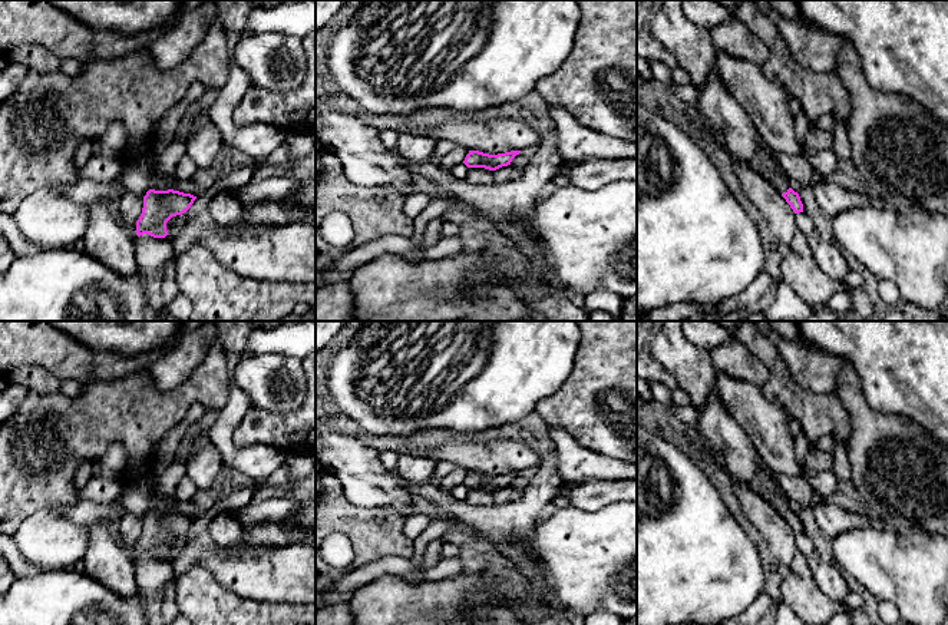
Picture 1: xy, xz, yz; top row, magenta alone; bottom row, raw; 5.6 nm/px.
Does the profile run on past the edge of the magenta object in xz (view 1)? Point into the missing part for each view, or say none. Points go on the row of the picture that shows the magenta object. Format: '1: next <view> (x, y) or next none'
1: next none

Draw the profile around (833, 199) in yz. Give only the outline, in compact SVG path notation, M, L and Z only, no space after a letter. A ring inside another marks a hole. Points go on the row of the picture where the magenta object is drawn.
M828 181L816 183L813 186L813 195L823 212L832 218L856 206L876 204L866 192L849 191Z

